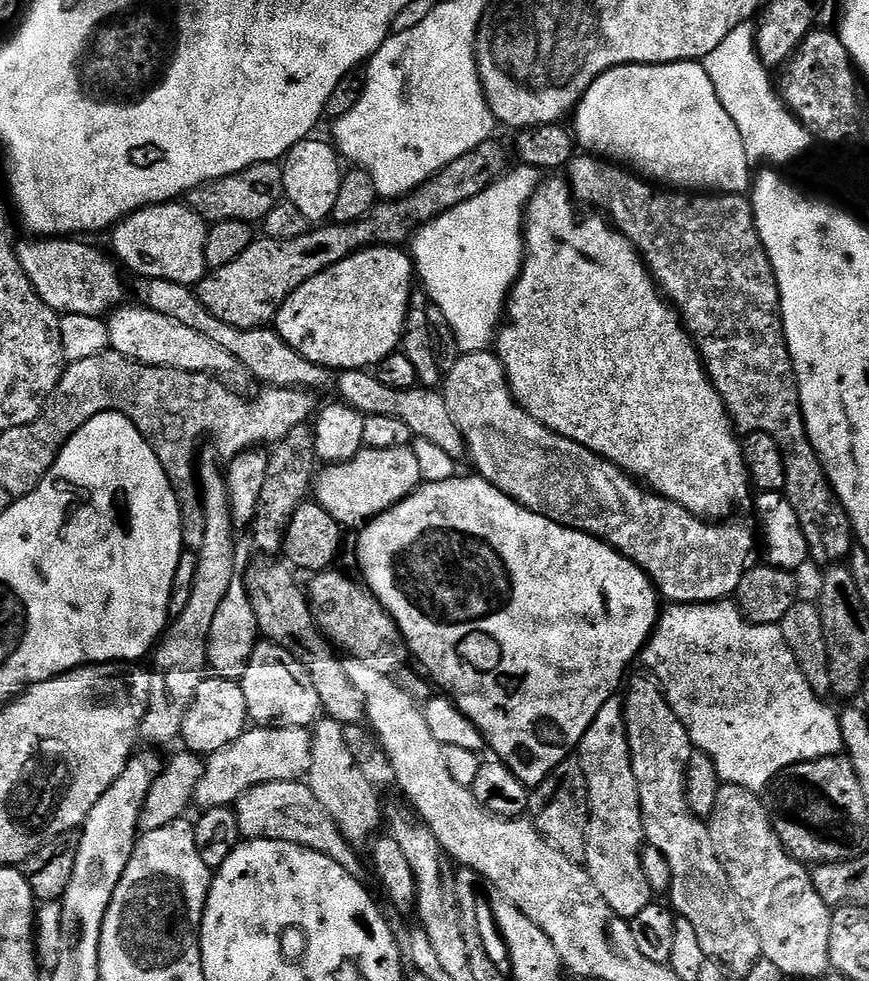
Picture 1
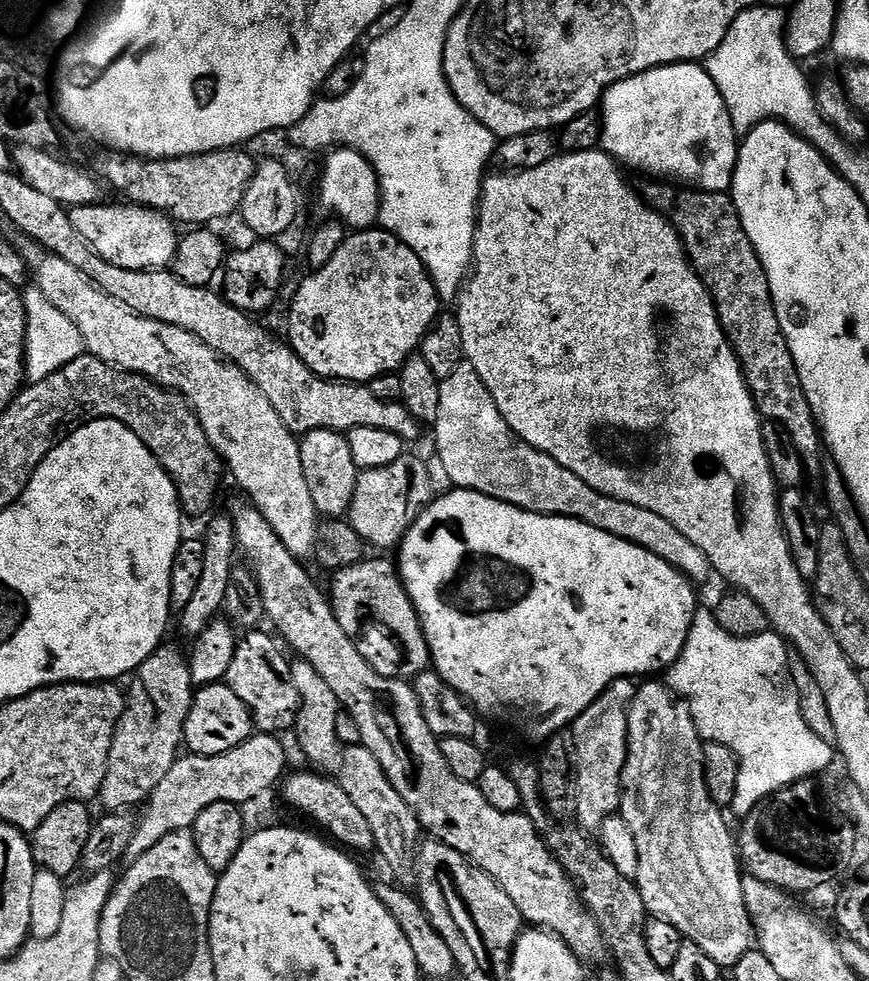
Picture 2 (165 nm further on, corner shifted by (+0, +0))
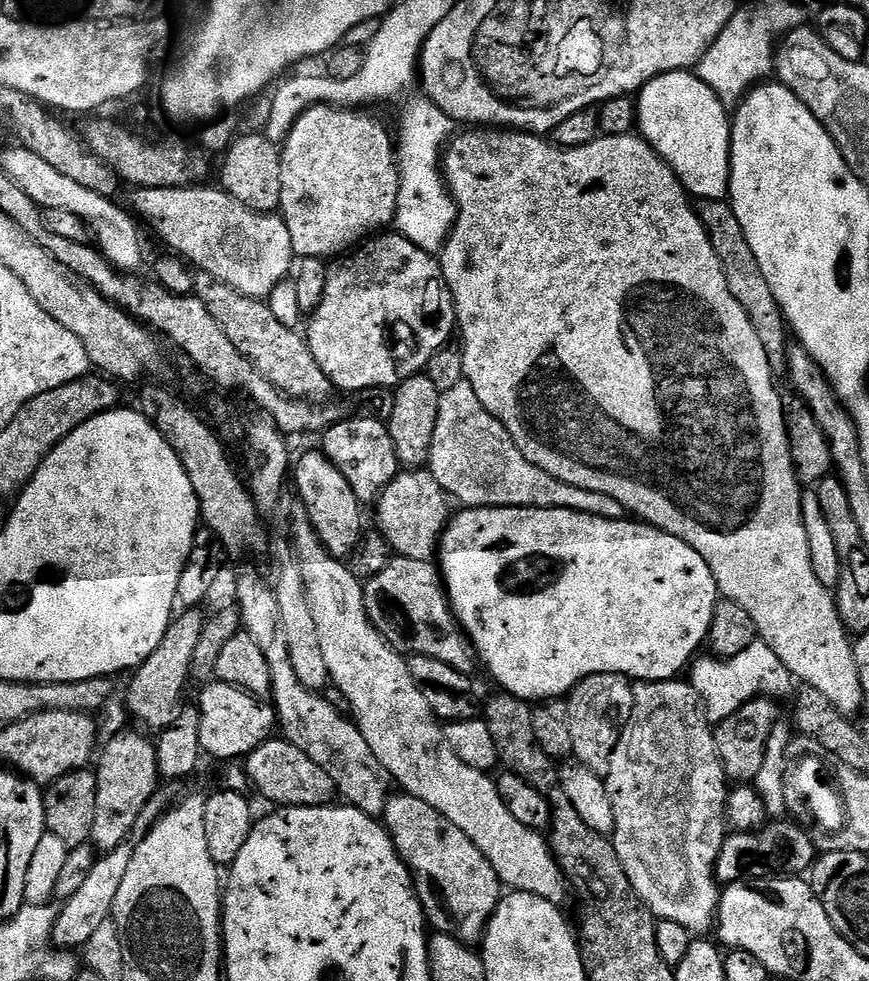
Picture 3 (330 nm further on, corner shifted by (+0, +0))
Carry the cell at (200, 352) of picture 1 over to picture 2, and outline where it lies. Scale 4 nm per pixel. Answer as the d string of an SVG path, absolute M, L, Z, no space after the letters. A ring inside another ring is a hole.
M21 239L18 247L20 255L30 267L35 287L39 288L42 294L46 294L46 298L54 302L54 306L58 306L58 310L62 310L62 314L66 314L66 318L74 322L74 326L78 326L84 339L84 347L91 355L121 368L123 372L133 372L162 385L163 388L179 392L191 404L206 438L215 446L216 453L220 455L230 476L232 472L237 486L249 496L245 497L252 507L260 511L266 522L270 522L274 534L278 534L282 546L286 546L292 556L301 562L307 561L307 556L311 557L318 547L318 513L314 498L310 498L310 486L306 486L306 478L302 474L302 454L297 433L291 432L286 422L278 418L278 410L270 406L266 394L262 394L262 390L258 390L258 386L250 382L250 378L240 367L229 364L224 357L210 350L206 342L194 338L194 334L178 326L134 314L134 310L122 306L122 302L110 298L100 288L96 288L94 282L90 282L90 278L82 274L82 270L74 270L70 262L62 262L62 258L50 254L42 245L32 240Z

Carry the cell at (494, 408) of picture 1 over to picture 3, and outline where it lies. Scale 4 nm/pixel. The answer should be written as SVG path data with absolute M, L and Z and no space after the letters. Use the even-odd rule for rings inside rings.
M466 379L460 380L456 386L440 394L440 405L434 426L434 442L428 451L426 464L433 478L444 487L445 493L453 501L461 500L461 505L470 508L561 508L607 520L622 520L626 516L622 505L614 502L610 494L582 490L578 486L558 482L558 478L546 474L546 470L538 470L534 462L526 462L522 450L518 450L518 446L510 438L502 422L495 420L482 406L482 402L478 402L474 386L470 386L470 382Z

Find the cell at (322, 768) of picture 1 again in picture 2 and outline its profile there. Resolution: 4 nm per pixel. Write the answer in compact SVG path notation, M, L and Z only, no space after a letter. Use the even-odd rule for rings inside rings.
M301 658L291 661L292 677L294 678L294 690L298 690L300 699L300 709L296 712L296 727L294 735L300 743L300 752L309 760L313 769L321 773L328 774L333 771L340 763L340 716L342 709L334 690L330 690L326 678L314 670L310 662Z

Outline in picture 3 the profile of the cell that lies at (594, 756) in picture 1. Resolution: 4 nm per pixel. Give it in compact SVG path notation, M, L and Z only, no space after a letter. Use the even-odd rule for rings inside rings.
M594 674L577 684L567 697L570 710L570 735L574 741L575 763L597 774L607 773L610 758L620 741L621 729L616 720L627 722L634 706L633 685L628 677L618 674Z

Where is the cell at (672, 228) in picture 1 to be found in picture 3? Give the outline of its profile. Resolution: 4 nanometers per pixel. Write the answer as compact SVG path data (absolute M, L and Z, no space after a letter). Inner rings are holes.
M727 199L701 200L698 204L698 211L700 220L708 231L710 242L714 246L714 254L720 259L722 270L726 274L726 286L730 286L730 294L734 294L734 298L742 302L742 310L746 310L746 314L750 316L750 322L754 324L754 330L758 332L758 339L768 355L768 362L773 373L783 373L790 343L784 311L778 306L770 290L770 282L766 282L758 266L758 258L754 258L754 250L750 250L750 242L746 242L746 234L734 214L731 203Z

